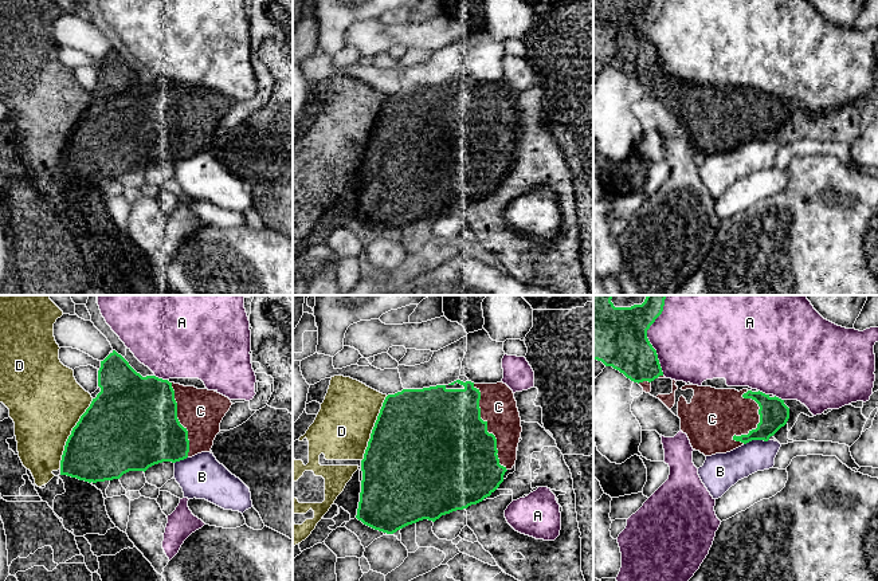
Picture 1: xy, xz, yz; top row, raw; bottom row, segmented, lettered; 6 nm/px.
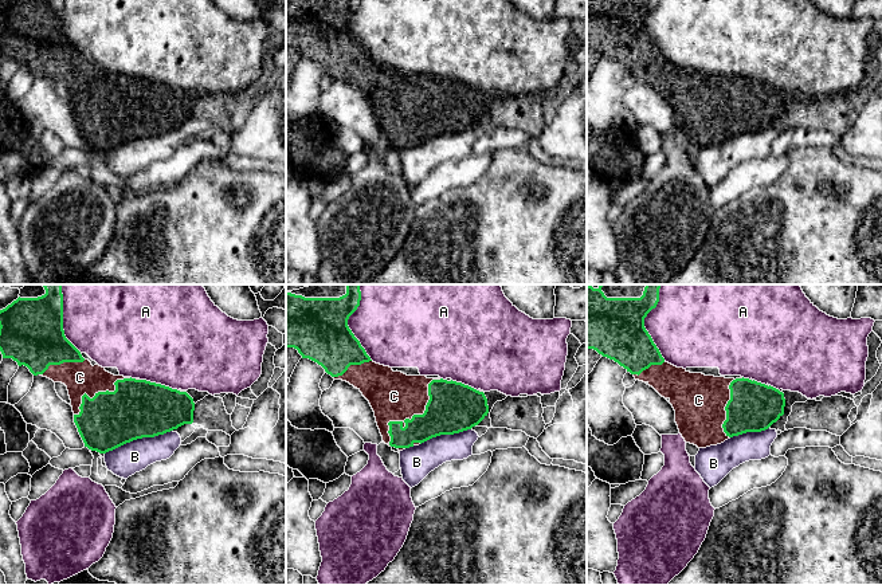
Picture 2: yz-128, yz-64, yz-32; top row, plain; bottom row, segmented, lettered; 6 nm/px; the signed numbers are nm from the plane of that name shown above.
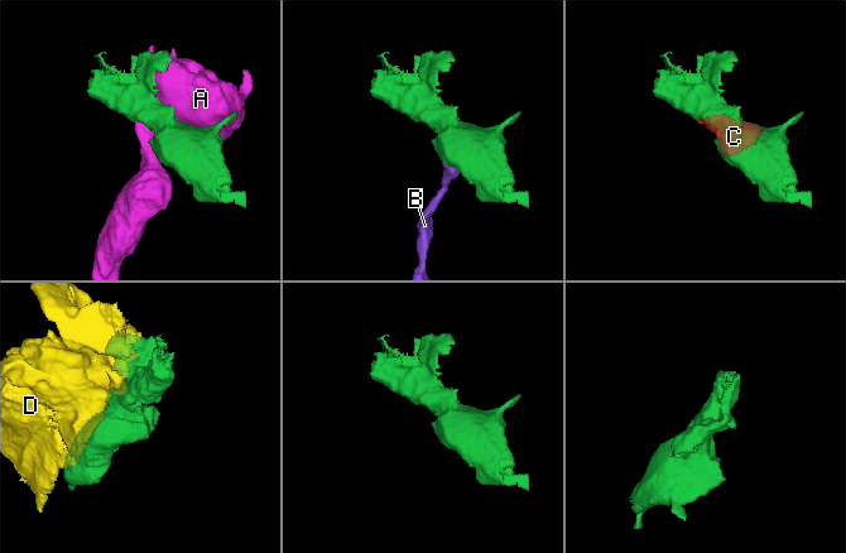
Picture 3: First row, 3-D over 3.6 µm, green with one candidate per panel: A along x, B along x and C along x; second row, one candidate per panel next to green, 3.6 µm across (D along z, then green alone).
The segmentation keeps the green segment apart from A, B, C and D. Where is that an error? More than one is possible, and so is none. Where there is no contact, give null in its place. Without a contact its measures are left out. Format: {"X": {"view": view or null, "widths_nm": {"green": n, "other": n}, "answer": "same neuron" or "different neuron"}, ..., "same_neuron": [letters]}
{"A": {"view": "yz", "widths_nm": {"green": 360, "other": 420}, "answer": "different neuron"}, "B": {"view": "yz", "widths_nm": {"green": 180, "other": 190}, "answer": "different neuron"}, "C": {"view": "xz", "widths_nm": {"green": 500, "other": 220}, "answer": "same neuron"}, "D": {"view": "xy", "widths_nm": {"green": 460, "other": 440}, "answer": "different neuron"}, "same_neuron": ["C"]}

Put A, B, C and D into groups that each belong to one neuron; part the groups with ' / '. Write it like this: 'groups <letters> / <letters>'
groups A / B / C / D

